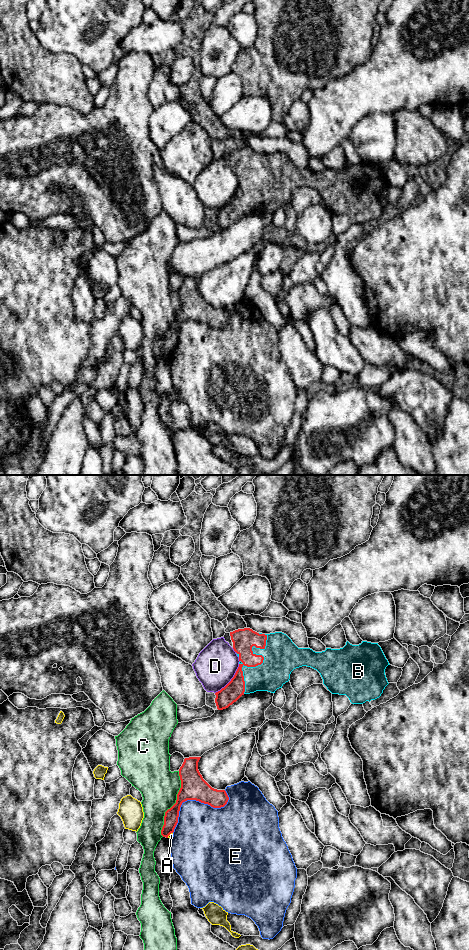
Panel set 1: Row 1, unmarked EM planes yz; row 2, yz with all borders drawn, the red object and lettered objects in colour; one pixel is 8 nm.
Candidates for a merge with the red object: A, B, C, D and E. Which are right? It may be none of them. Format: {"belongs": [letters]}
{"belongs": ["B"]}

